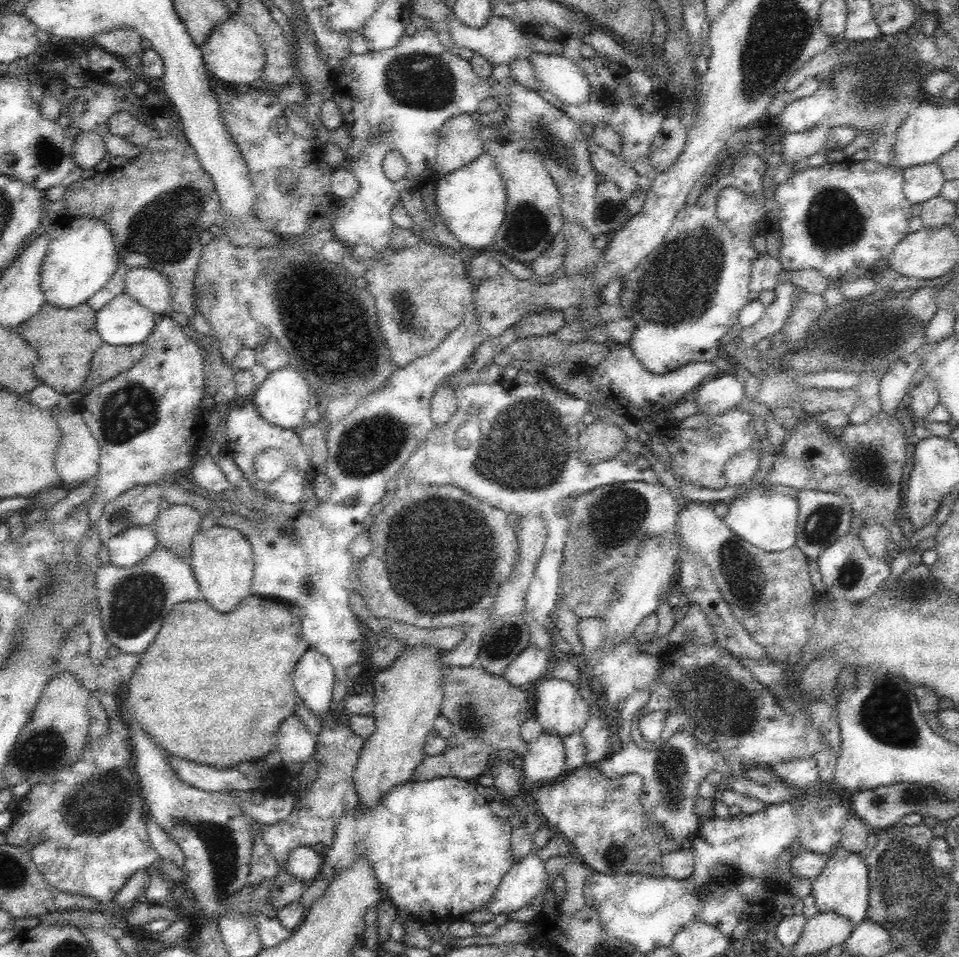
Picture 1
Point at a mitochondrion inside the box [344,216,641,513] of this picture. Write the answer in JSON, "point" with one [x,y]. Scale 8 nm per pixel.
{"point":[531,449]}

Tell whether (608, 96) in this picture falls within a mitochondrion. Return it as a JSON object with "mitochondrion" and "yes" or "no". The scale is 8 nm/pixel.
{"mitochondrion":"yes"}

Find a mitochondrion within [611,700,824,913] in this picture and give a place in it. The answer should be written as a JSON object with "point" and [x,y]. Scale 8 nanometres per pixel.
{"point":[671,765]}

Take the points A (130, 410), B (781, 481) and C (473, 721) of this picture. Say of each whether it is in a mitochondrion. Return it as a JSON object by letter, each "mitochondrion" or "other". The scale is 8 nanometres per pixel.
{"A":"mitochondrion","B":"other","C":"mitochondrion"}

